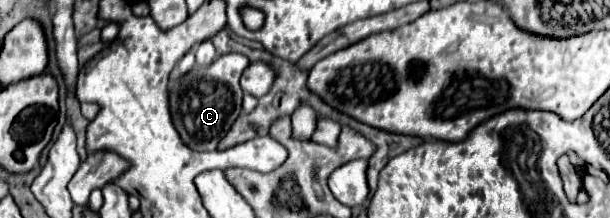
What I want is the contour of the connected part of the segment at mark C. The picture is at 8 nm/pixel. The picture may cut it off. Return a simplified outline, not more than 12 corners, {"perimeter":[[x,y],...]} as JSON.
{"perimeter":[[225,53],[169,89],[173,125],[213,151],[241,113],[249,59]]}

